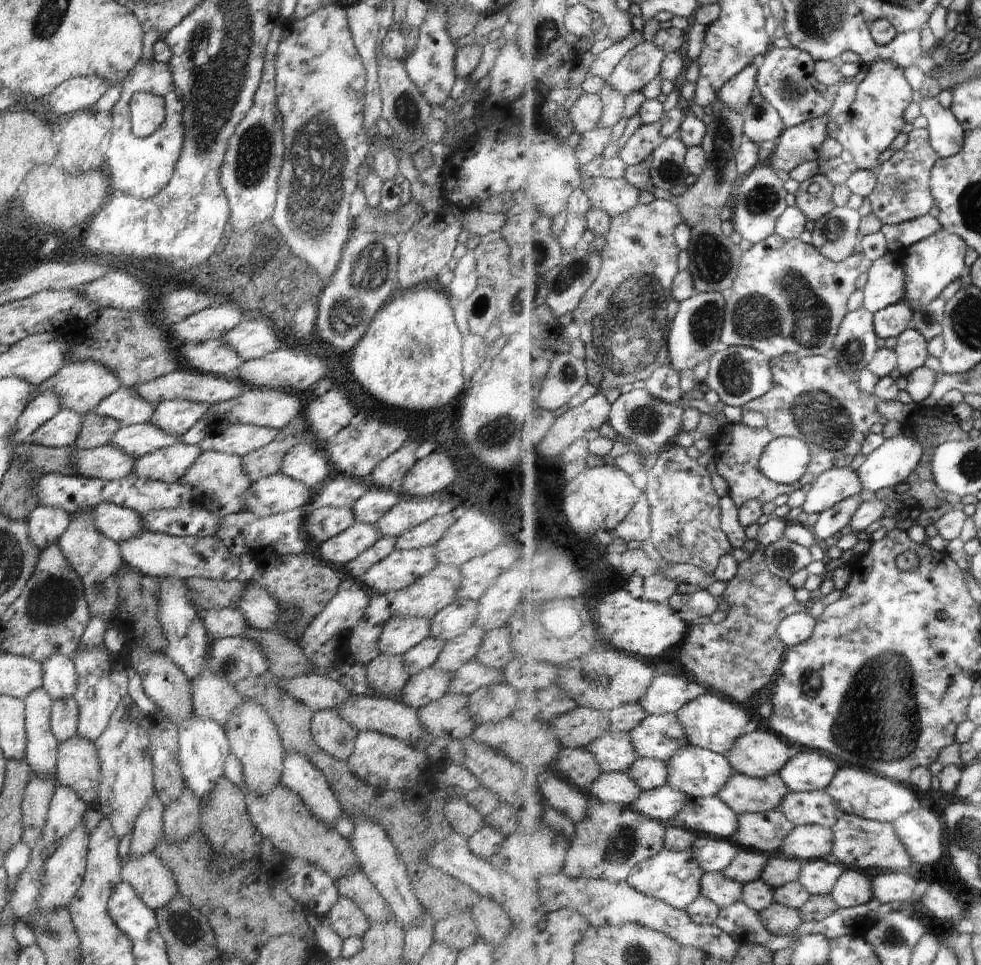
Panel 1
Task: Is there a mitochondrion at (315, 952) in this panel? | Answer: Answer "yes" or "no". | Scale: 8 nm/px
no

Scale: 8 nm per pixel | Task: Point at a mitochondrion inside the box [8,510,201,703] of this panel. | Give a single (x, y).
(53, 601)

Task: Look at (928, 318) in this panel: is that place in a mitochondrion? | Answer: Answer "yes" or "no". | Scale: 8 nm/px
yes

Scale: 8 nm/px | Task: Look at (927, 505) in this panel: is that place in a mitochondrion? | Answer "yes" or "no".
yes

